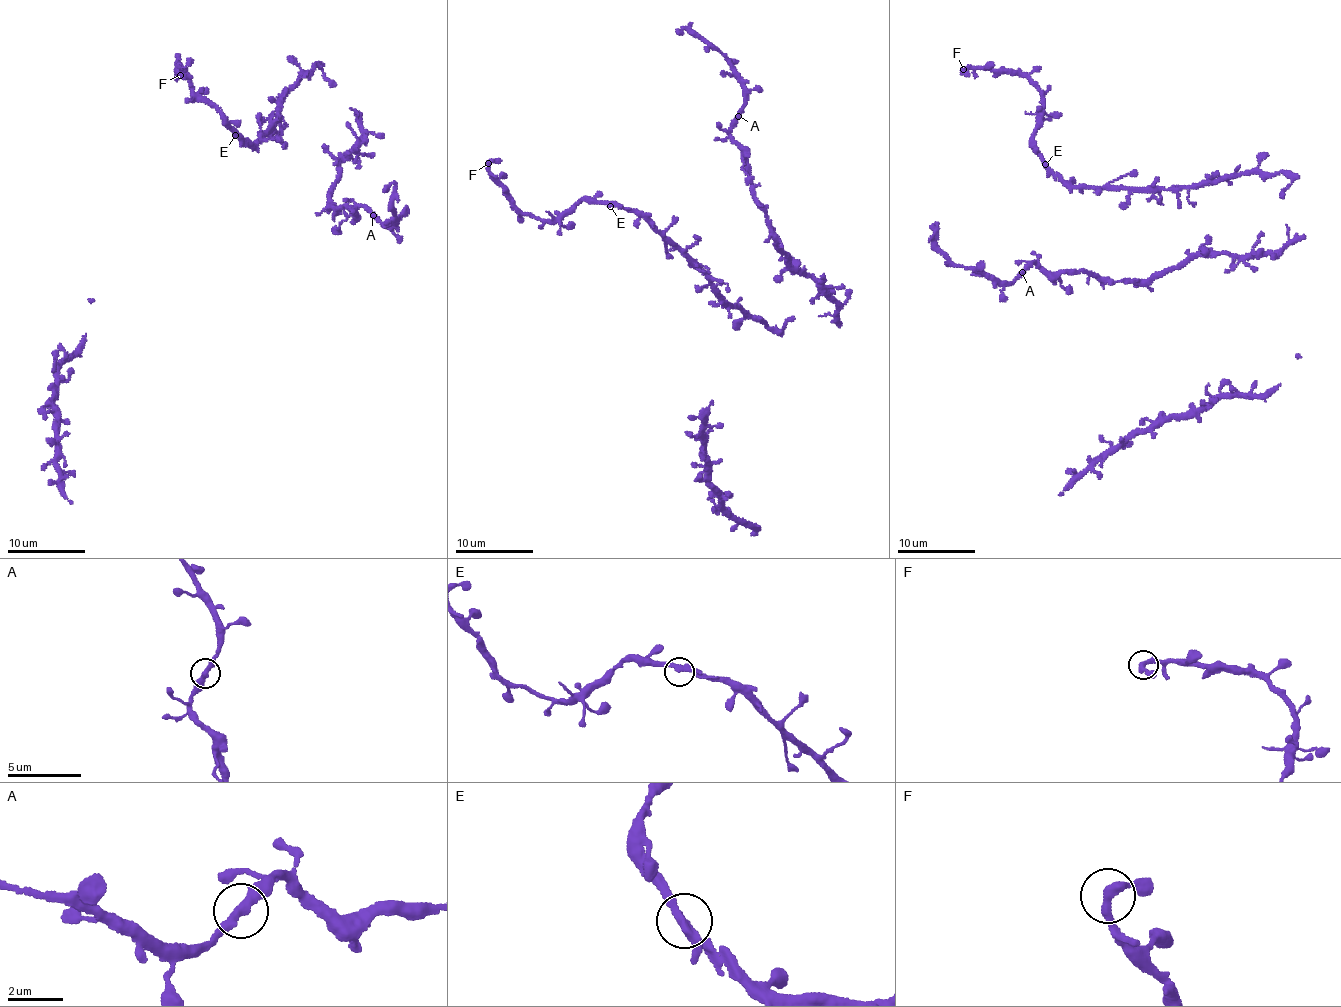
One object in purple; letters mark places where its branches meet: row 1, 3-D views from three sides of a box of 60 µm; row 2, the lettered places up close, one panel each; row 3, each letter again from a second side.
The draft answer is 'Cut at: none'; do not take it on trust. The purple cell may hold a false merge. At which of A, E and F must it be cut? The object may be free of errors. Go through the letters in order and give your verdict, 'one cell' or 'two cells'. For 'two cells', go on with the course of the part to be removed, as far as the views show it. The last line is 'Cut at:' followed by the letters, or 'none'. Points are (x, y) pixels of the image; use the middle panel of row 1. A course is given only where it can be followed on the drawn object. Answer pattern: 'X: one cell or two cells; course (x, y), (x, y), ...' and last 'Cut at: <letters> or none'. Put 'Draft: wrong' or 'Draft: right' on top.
Draft: right
A: one cell
E: one cell
F: one cell
Cut at: none

